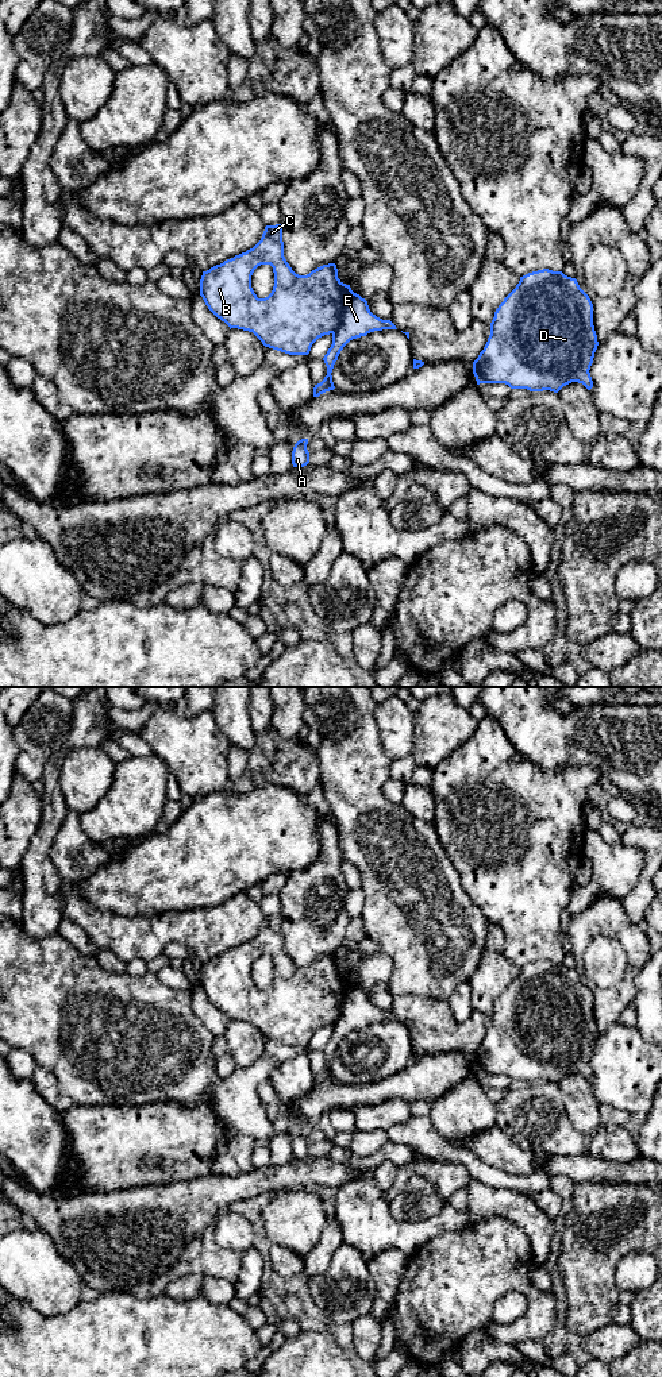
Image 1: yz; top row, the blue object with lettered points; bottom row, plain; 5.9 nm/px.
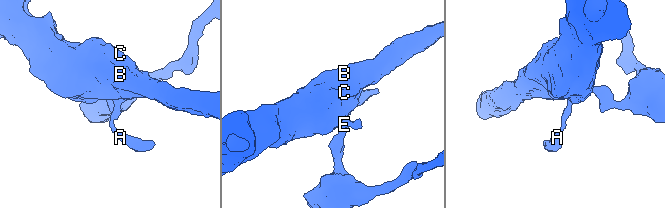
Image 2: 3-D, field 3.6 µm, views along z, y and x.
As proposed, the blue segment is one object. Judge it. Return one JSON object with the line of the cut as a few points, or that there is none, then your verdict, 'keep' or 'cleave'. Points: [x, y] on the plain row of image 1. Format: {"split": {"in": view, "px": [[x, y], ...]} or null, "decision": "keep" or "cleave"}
{"split": {"in": "yz", "px": [[353, 983], [343, 1001], [341, 1014], [333, 1025]]}, "decision": "cleave"}

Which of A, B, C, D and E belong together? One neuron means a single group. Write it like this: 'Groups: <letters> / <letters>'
Groups: A D E / B C

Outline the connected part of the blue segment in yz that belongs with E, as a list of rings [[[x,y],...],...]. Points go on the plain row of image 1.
[[[353,984],[343,1000],[340,1015],[332,1025],[332,1035],[323,1049],[327,1057],[327,1066],[320,1075],[315,1076],[313,1088],[335,1080],[331,1064],[340,1042],[350,1031],[382,1021],[397,1019],[390,1011],[382,1011],[373,1006],[367,992],[359,986]]]

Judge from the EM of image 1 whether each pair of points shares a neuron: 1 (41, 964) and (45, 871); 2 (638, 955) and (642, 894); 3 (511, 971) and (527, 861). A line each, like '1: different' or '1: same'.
1: different
2: different
3: different

